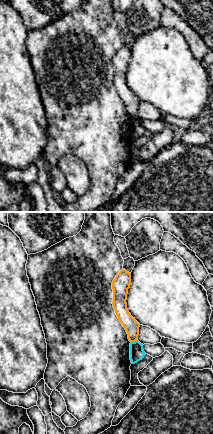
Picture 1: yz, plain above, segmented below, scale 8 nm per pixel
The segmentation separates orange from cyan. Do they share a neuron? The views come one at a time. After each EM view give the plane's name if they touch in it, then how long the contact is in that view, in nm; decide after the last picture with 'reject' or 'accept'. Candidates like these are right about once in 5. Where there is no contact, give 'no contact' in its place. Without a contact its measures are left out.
contact in yz; length 60 nm

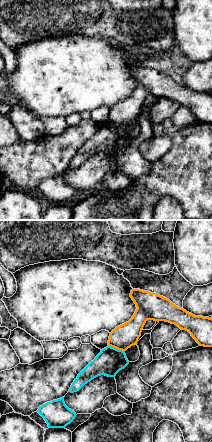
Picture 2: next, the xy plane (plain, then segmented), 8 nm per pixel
contact in xy; length 140 nm

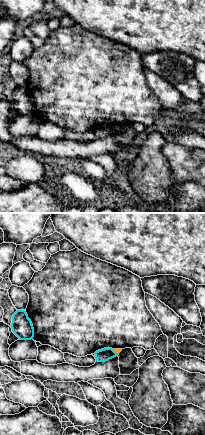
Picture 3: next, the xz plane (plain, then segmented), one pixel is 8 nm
contact in xz; length 70 nm

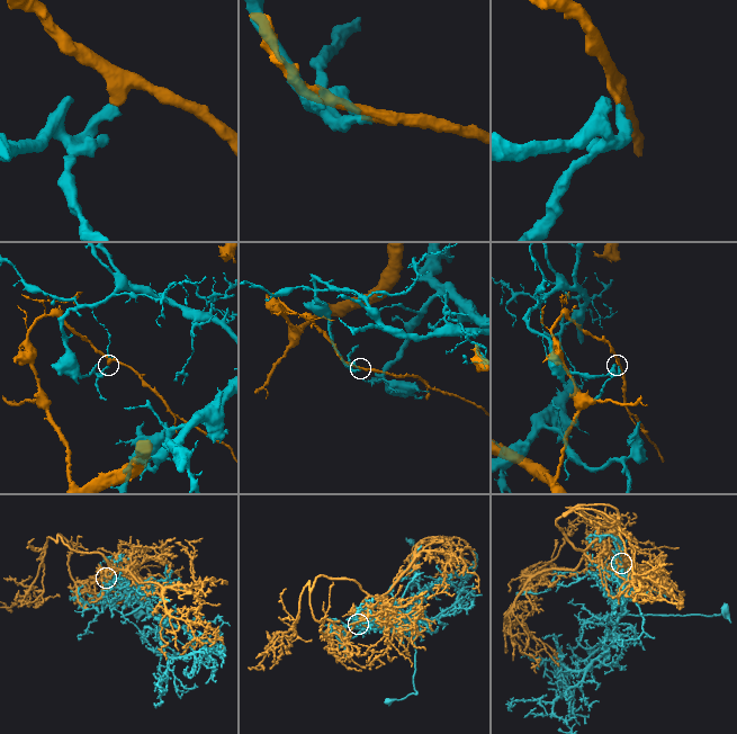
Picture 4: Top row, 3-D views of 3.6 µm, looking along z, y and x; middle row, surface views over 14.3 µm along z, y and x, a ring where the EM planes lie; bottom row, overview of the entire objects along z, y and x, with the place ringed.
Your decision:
reject

